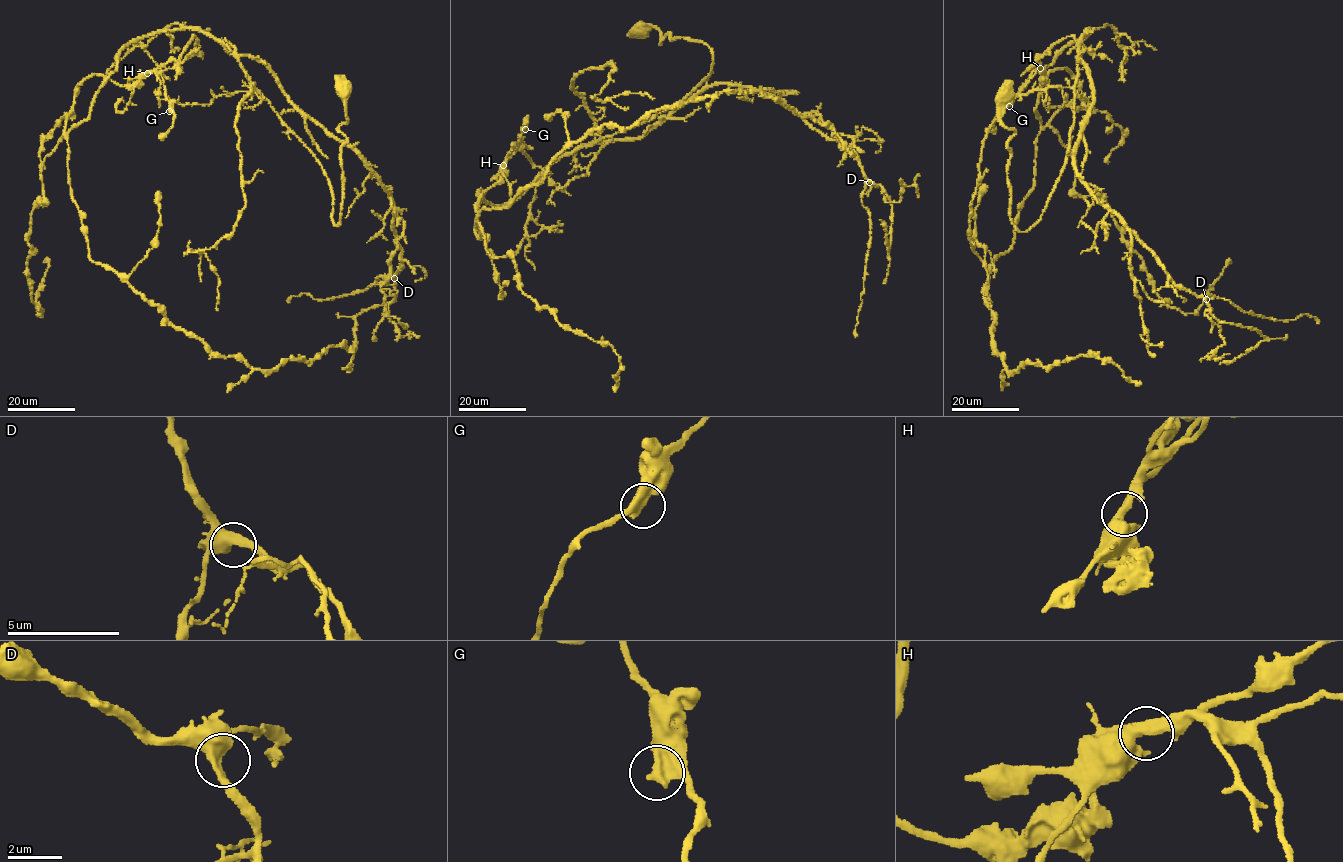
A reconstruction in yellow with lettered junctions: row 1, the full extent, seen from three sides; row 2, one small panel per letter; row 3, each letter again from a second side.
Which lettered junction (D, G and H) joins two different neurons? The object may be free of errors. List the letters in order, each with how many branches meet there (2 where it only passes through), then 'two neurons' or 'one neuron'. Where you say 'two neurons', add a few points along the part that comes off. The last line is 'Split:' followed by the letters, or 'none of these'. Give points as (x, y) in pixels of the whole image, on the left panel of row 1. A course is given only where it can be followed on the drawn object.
D: 2 | one neuron
G: 2 | one neuron
H: 2 | two neurons | (147, 73), (179, 59), (193, 36), (197, 40), (195, 53), (199, 52), (202, 58)
Split: H

